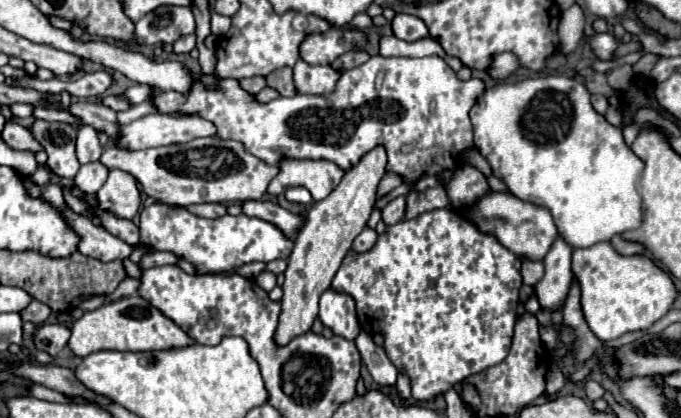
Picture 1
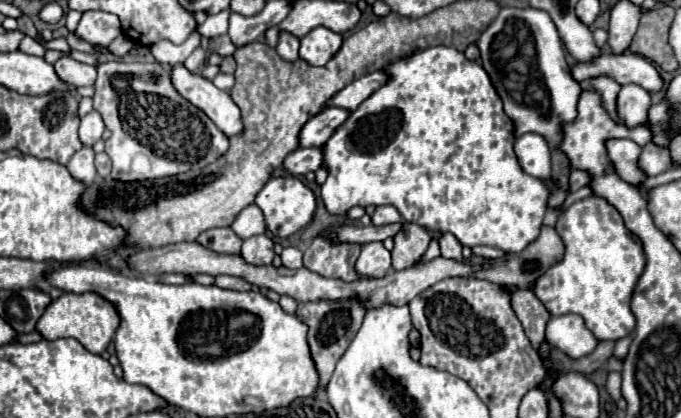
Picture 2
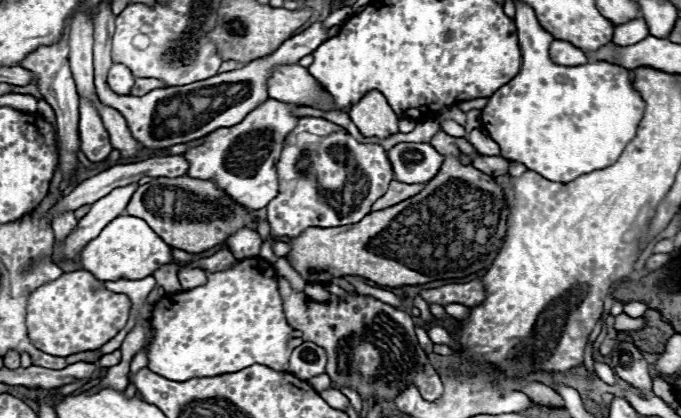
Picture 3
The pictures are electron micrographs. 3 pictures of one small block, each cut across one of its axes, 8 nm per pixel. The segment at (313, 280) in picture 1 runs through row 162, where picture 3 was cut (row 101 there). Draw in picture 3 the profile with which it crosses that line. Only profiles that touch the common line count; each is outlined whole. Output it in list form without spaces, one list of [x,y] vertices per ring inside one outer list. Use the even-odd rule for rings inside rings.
[[[376,90],[364,94],[356,104],[352,104],[348,114],[364,136],[386,138],[398,132],[398,116]]]

